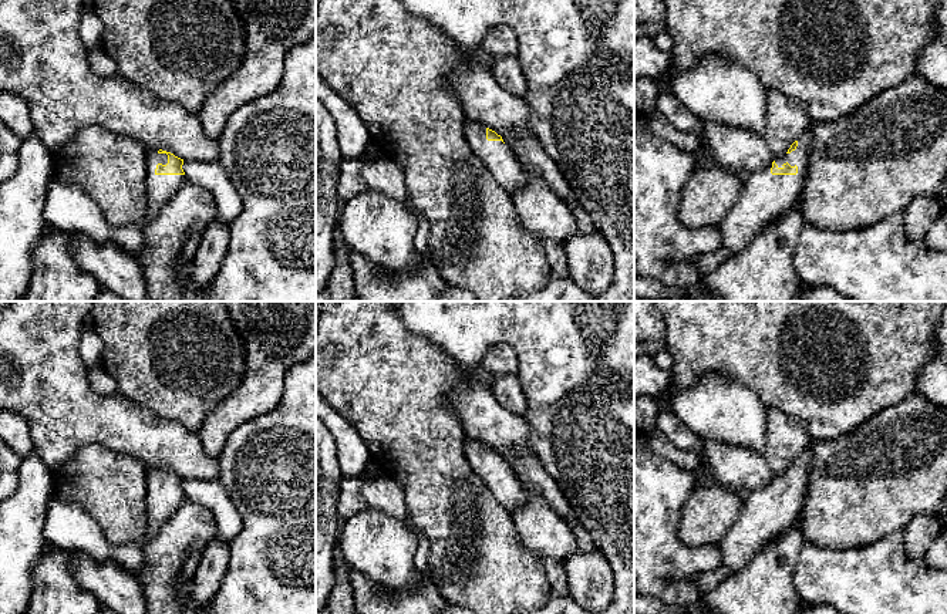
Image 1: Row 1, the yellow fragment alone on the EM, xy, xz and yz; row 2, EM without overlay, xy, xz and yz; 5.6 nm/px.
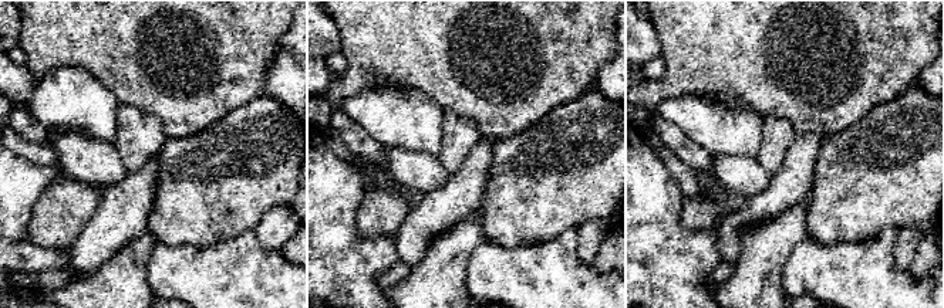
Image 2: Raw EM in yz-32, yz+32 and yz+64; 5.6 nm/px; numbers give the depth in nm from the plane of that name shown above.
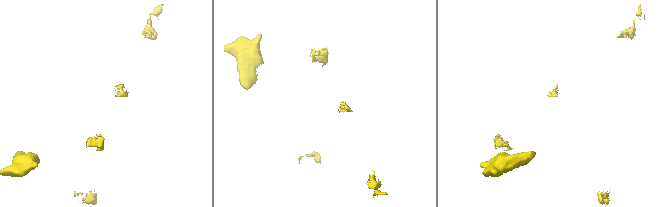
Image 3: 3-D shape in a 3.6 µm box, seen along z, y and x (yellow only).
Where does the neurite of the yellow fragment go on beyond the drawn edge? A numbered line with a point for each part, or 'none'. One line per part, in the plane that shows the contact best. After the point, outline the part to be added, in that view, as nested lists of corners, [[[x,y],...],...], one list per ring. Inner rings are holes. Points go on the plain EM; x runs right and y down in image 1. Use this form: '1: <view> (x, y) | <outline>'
1: yz (764, 516) | [[[810,446],[796,459],[796,468],[776,475],[775,482],[778,486],[783,486],[786,480],[796,483],[798,492],[772,493],[769,483],[762,490],[747,495],[737,519],[719,542],[721,566],[734,574],[747,567],[765,544],[785,533],[802,512],[812,465]]]

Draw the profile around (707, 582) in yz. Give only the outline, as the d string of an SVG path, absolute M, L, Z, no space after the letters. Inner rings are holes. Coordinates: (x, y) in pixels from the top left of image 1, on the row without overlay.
M721 566L714 571L695 574L692 581L705 594L712 591L718 584L727 581L732 574L734 573L728 567Z

